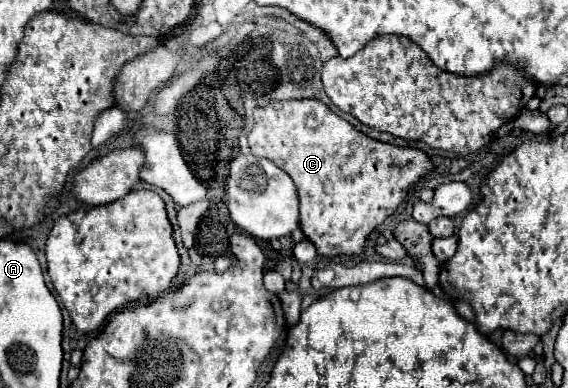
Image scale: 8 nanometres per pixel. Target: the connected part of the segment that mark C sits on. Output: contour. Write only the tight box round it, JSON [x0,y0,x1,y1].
[249,99,433,257]

